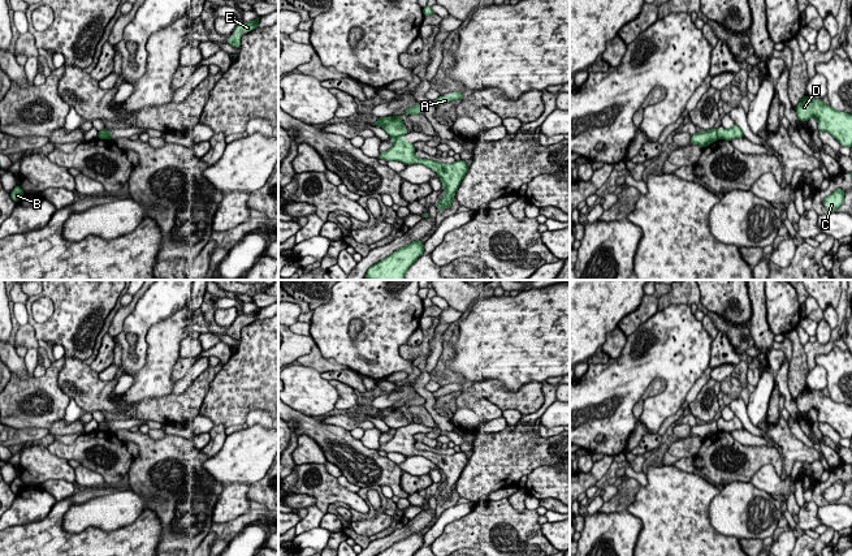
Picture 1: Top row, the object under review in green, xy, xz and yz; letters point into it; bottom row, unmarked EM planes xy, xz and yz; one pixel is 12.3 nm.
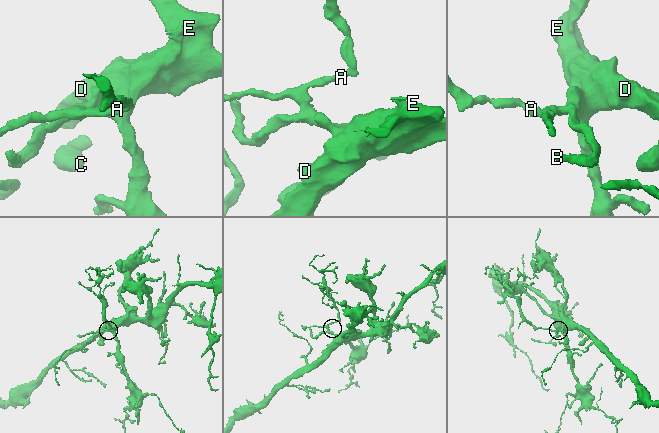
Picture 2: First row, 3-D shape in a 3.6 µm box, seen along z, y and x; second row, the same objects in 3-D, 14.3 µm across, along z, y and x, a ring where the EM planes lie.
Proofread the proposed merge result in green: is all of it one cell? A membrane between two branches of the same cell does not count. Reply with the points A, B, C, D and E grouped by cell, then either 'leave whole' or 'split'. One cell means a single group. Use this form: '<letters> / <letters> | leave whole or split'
A / B C D E | split

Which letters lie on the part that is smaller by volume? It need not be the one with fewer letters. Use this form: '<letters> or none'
A

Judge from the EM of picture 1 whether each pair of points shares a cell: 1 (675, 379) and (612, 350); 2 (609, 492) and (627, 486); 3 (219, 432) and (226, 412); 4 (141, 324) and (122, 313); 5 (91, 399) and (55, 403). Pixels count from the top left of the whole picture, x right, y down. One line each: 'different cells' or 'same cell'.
1: different cells
2: different cells
3: different cells
4: different cells
5: different cells

